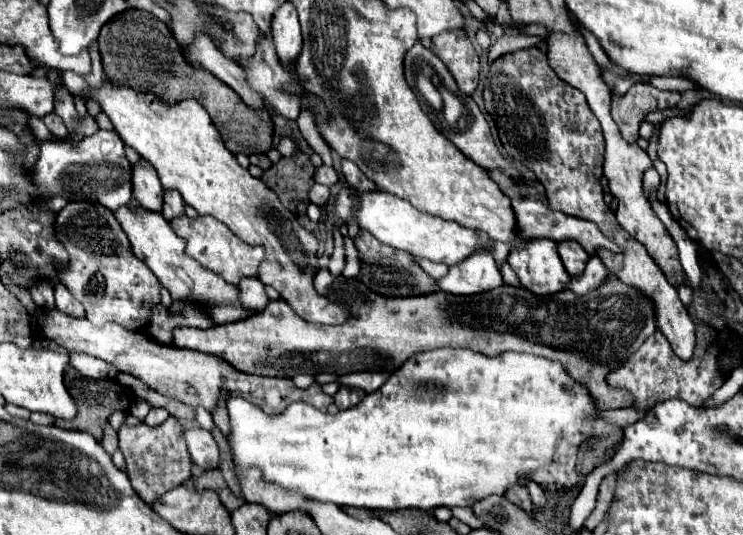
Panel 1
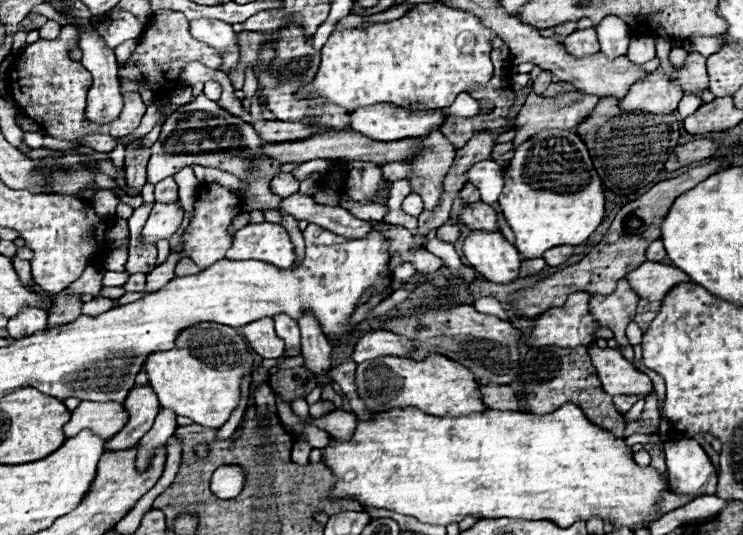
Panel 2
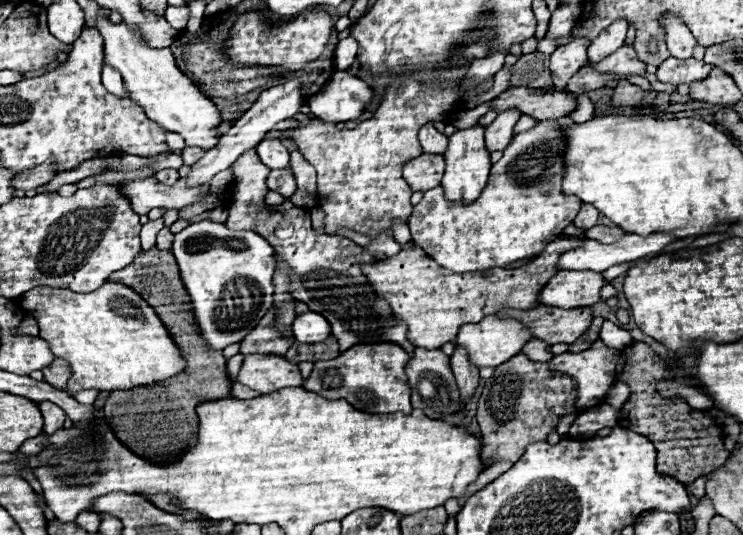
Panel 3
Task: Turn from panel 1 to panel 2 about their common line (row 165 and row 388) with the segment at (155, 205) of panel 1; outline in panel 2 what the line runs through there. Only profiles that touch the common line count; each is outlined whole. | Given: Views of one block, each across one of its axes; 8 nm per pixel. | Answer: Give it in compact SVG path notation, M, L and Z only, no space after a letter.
M148 384L132 388L128 398L124 400L124 408L128 410L128 422L118 434L114 434L110 440L106 440L106 444L104 444L106 452L134 448L136 442L140 442L140 438L152 428L154 418L160 412L158 398Z

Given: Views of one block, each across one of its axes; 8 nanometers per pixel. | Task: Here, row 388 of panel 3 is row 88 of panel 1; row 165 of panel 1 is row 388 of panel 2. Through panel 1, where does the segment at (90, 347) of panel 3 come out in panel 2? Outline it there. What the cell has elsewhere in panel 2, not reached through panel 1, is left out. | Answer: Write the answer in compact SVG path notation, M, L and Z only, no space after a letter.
M200 322L184 328L176 336L176 348L148 354L144 368L148 384L156 392L162 408L178 416L188 416L200 426L220 428L238 406L240 378L252 372L252 356L234 328L216 322Z

